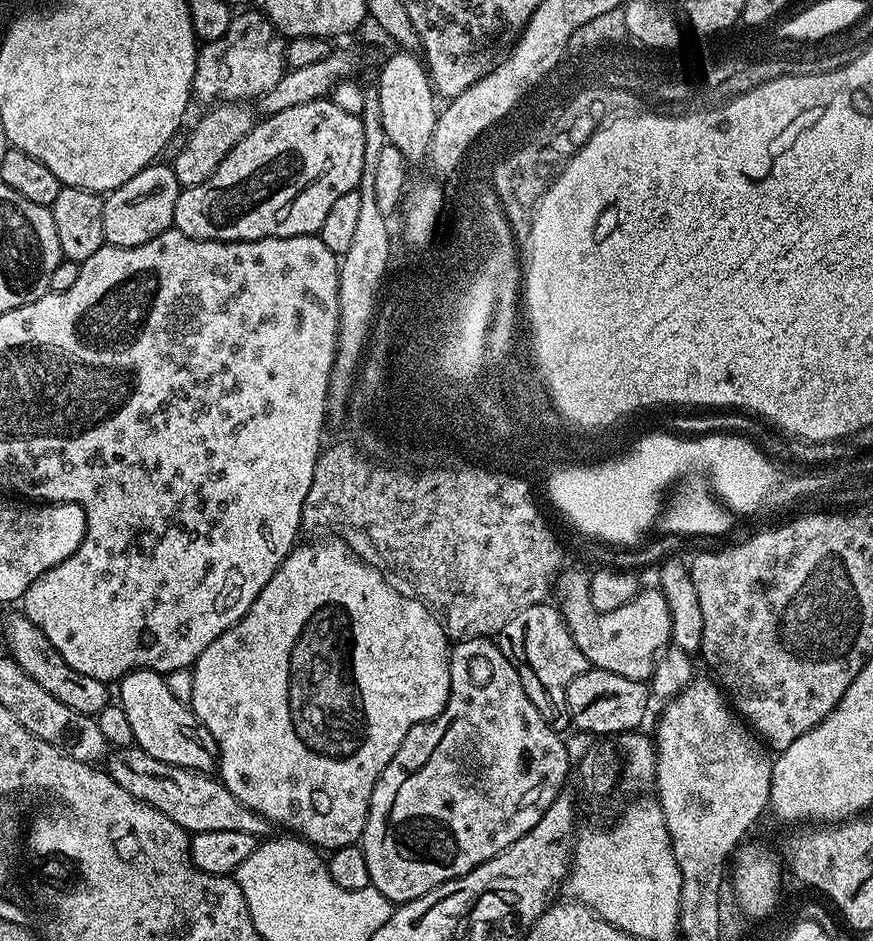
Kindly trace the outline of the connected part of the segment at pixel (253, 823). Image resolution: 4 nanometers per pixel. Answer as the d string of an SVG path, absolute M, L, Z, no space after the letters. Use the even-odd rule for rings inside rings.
M135 746L112 748L106 756L106 771L110 778L114 778L114 782L118 782L118 786L122 786L122 790L127 790L130 794L134 794L134 798L162 810L162 814L166 814L166 818L178 822L178 826L182 826L184 831L189 834L206 830L242 830L242 834L264 838L271 833L268 831L273 831L272 821L266 819L260 812L250 810L250 806L238 802L238 798L234 798L234 794L230 794L230 790L224 787L223 780L212 774L194 772L190 768L179 768L173 764L162 762L158 758L150 758L150 754L146 754L146 750L141 748Z

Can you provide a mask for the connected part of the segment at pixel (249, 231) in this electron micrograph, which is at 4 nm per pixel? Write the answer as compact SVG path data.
M330 98L306 102L303 106L290 106L290 110L273 112L263 117L264 121L253 123L250 134L222 158L218 170L193 188L185 188L180 193L178 202L174 206L174 218L172 223L175 231L181 232L184 236L189 236L195 240L264 240L267 236L310 236L319 233L322 221L326 219L326 213L329 212L330 206L334 206L335 200L342 198L342 194L355 192L359 189L359 179L362 178L362 164L365 157L365 139L363 138L363 122L359 116L346 114Z

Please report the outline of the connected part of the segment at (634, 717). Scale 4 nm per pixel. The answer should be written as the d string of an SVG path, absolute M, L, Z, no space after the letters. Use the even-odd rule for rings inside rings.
M584 669L566 690L568 718L573 729L596 736L615 737L621 732L631 732L641 727L648 712L650 688L647 683L622 678L622 674L610 674L610 670Z

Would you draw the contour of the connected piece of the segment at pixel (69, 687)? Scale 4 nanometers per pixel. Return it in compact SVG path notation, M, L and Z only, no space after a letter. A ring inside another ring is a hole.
M17 614L6 617L4 640L8 643L7 651L12 660L18 662L18 666L22 666L22 670L26 670L26 674L30 674L30 678L34 678L34 682L38 682L38 686L50 694L50 698L62 702L62 706L70 706L70 710L78 710L78 714L95 718L110 702L109 685L98 678L86 678L86 674L78 674L78 670L74 670L74 666L70 666L66 658L54 650L54 646L50 646L50 638L46 638L46 634L42 634L42 630L38 630L28 616Z

